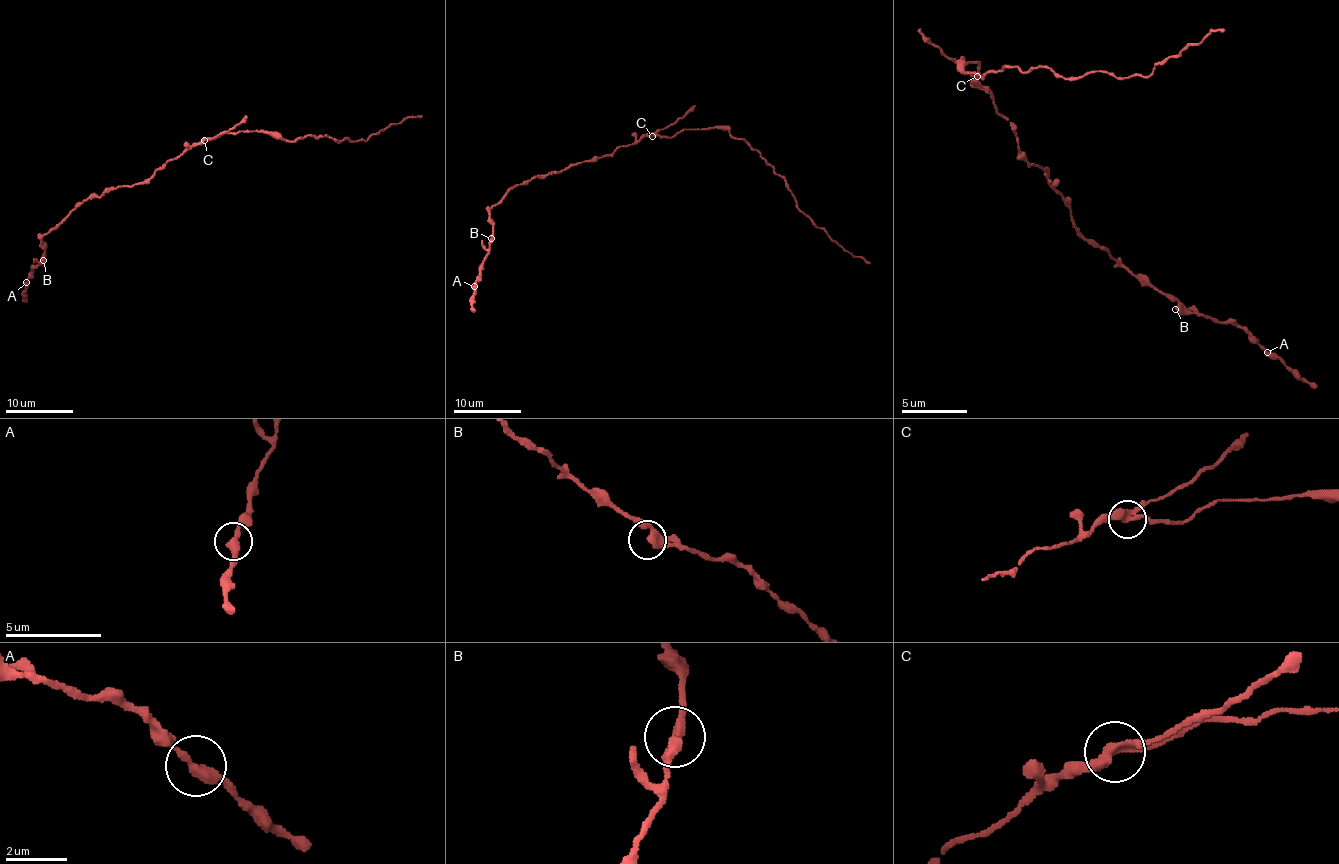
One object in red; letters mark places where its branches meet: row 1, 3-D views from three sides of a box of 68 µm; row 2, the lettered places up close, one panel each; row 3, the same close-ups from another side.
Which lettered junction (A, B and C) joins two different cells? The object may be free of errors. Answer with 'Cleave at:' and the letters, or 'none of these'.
Cleave at: C

